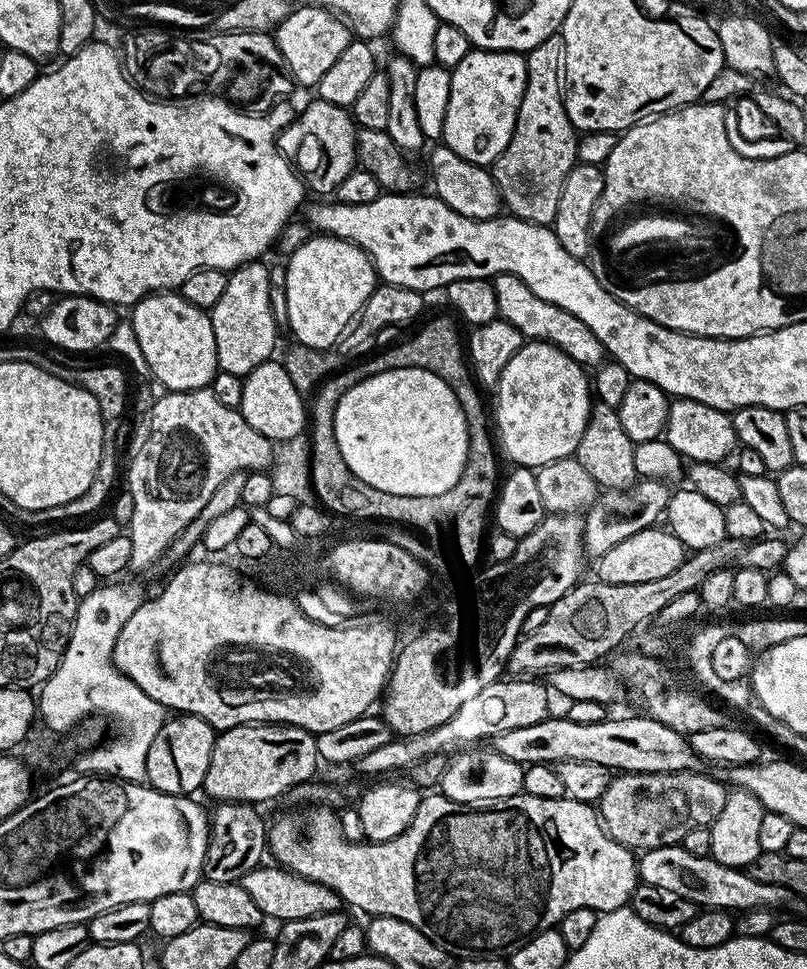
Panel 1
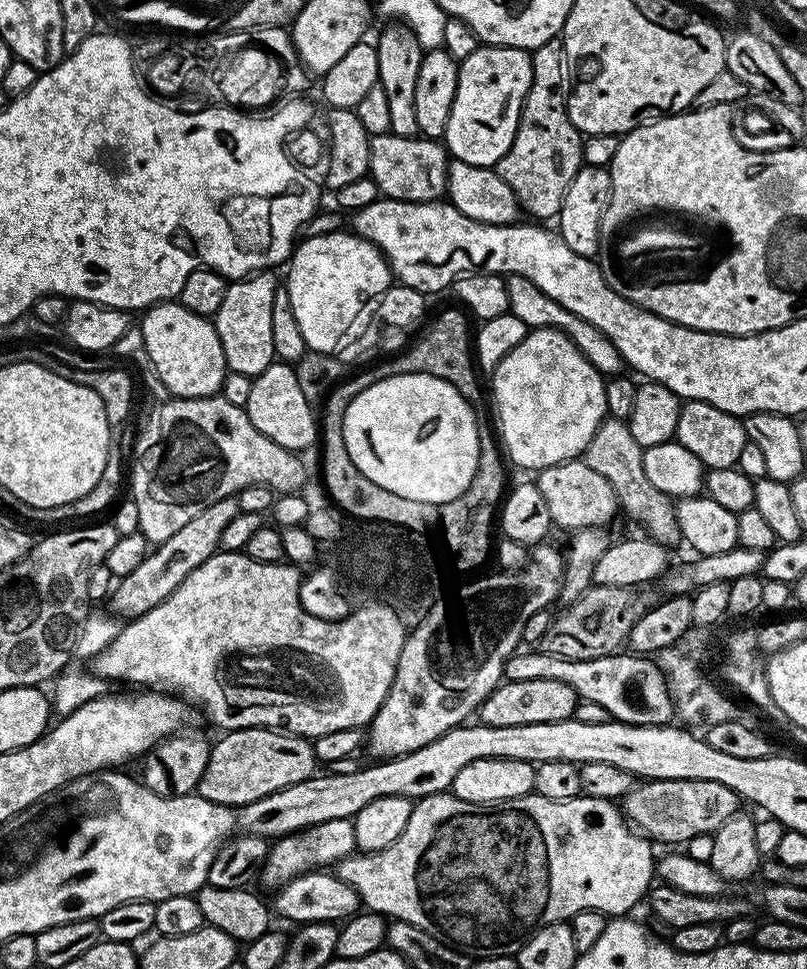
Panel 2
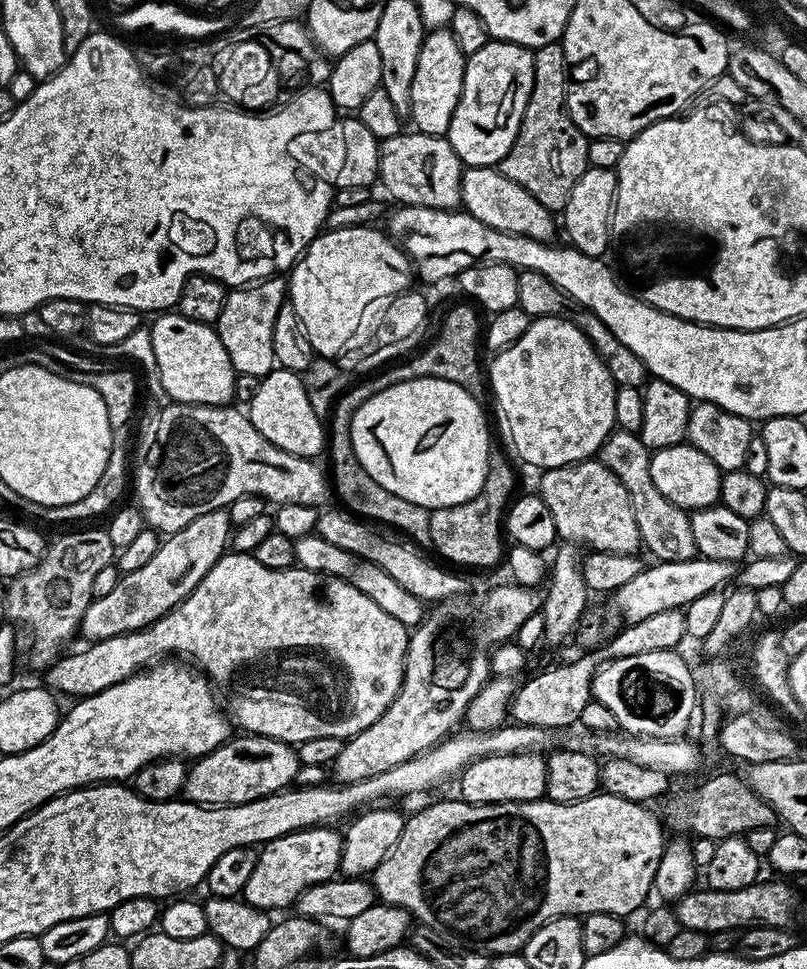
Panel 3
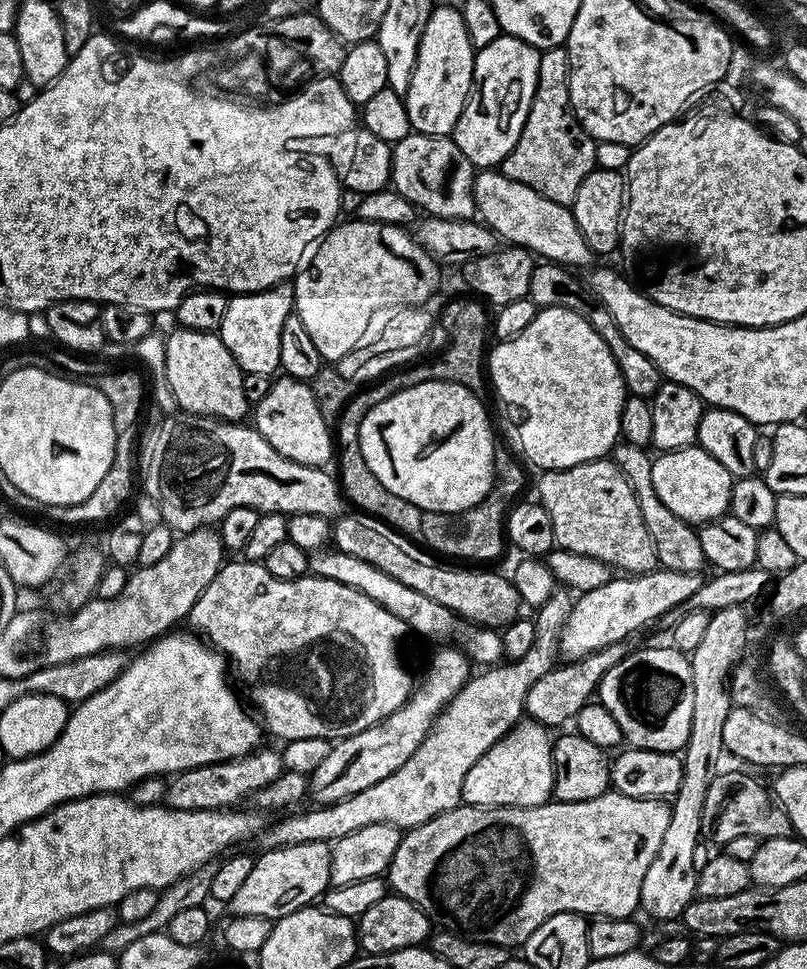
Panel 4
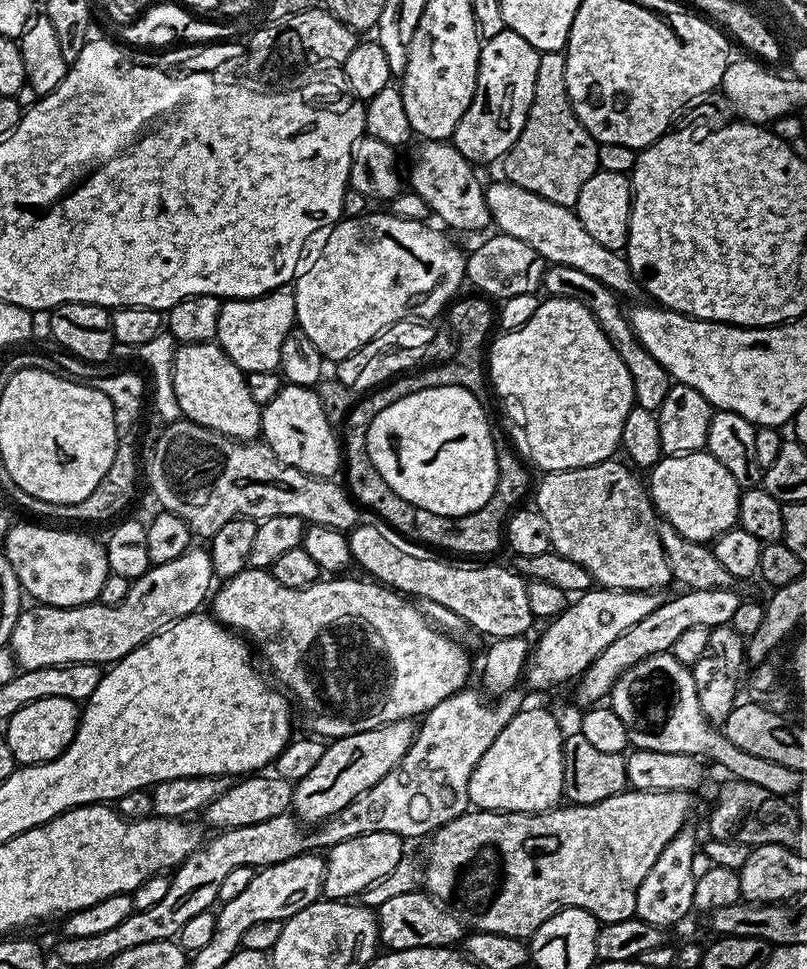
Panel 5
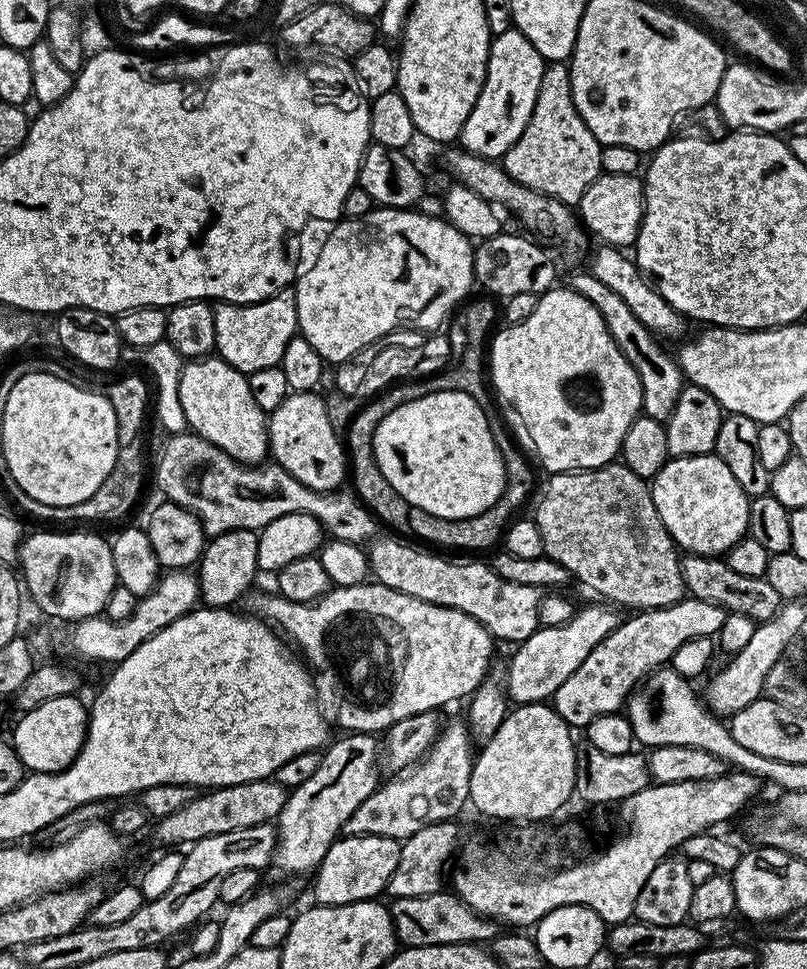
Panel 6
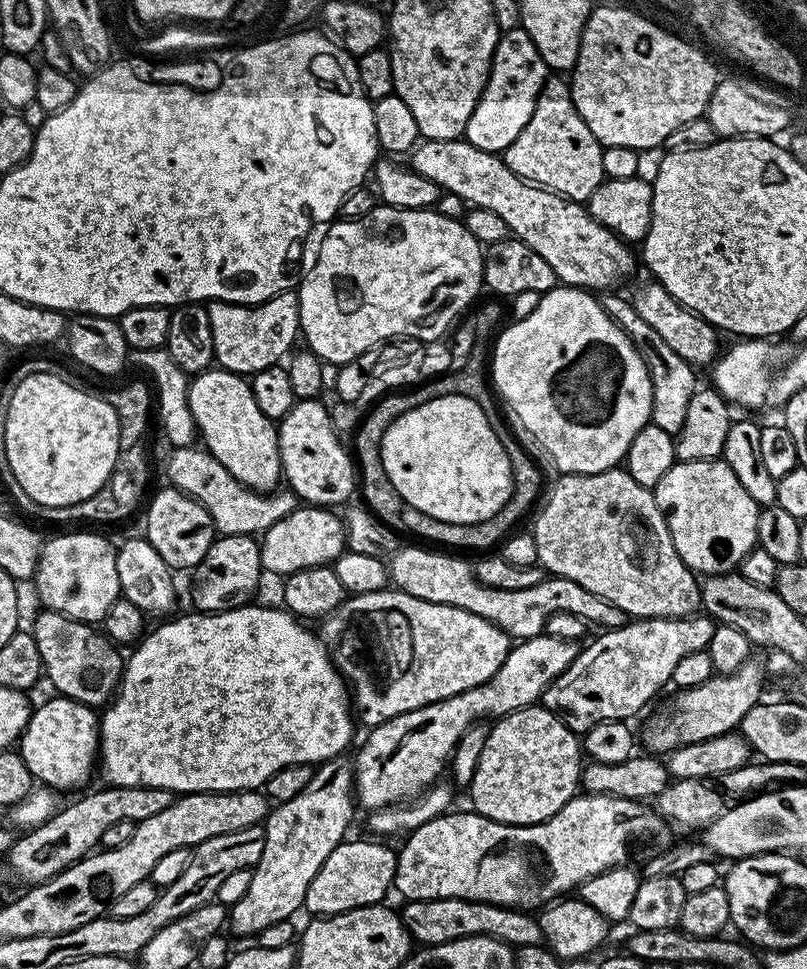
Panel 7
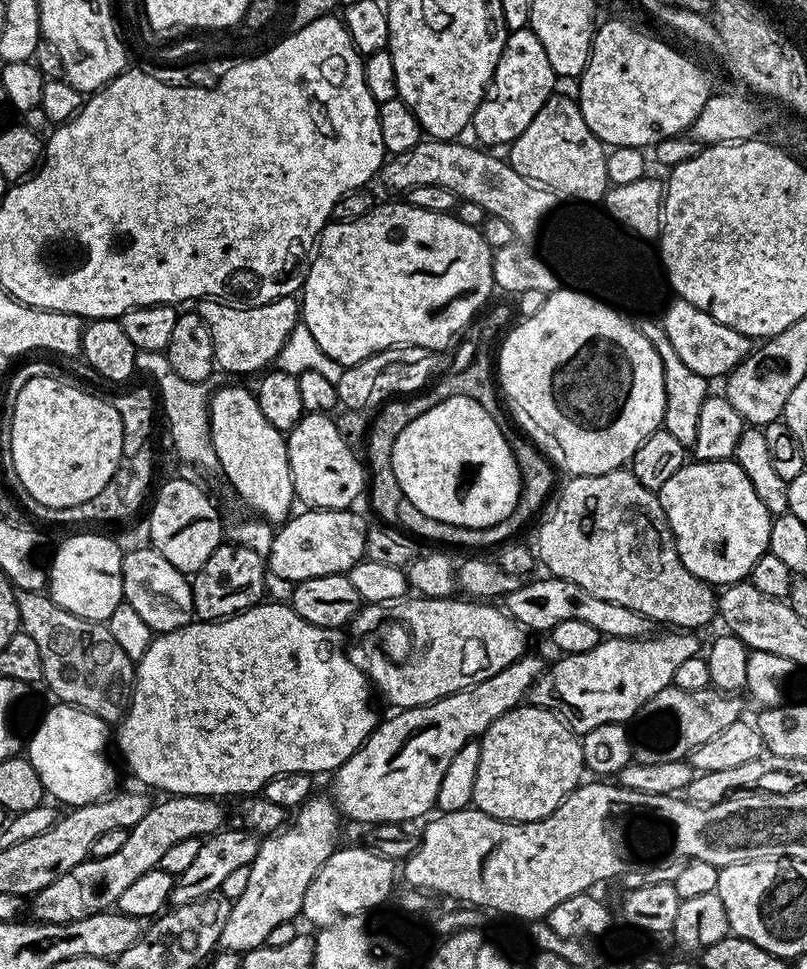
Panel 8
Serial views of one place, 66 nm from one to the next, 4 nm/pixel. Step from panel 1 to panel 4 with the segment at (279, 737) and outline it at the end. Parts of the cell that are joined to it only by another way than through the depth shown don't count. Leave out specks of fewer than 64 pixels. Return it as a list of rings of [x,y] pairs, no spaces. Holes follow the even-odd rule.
[[[260,748],[257,752],[245,751],[243,756],[232,760],[220,760],[217,764],[207,764],[177,772],[167,781],[163,803],[174,810],[228,810],[246,796],[251,797],[259,788],[265,788],[274,778],[285,771],[284,762],[279,751],[271,752]]]

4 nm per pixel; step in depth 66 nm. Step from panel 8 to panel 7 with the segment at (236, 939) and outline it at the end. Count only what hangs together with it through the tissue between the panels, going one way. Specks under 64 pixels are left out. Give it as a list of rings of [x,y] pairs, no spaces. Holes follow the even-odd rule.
[[[347,755],[335,756],[333,760],[326,760],[313,771],[306,790],[295,798],[290,798],[284,804],[276,804],[268,813],[266,827],[266,850],[262,850],[262,858],[251,869],[249,889],[246,890],[237,904],[230,908],[230,928],[240,936],[255,937],[266,926],[274,922],[292,920],[295,912],[304,907],[306,890],[310,890],[310,882],[314,882],[314,874],[322,870],[322,862],[330,858],[330,854],[339,844],[344,843],[349,835],[348,823],[352,820],[352,804],[354,808],[354,764]]]

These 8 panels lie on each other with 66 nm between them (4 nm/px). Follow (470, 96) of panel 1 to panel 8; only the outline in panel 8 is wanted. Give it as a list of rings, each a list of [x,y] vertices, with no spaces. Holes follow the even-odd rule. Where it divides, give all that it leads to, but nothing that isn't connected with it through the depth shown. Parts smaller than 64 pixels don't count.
[[[531,27],[509,32],[485,98],[472,115],[471,135],[476,135],[481,140],[477,141],[484,146],[511,144],[526,126],[530,126],[530,122],[534,122],[534,114],[538,114],[553,96],[555,88],[552,87],[556,83],[556,71],[550,66],[550,58],[546,58],[542,42],[538,42],[538,34],[534,34]]]

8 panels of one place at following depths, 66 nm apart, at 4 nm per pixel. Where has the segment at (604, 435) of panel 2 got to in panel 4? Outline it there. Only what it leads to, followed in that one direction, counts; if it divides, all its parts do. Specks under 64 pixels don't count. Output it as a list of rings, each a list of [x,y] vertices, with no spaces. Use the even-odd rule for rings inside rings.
[[[620,442],[612,451],[612,460],[622,470],[638,498],[643,521],[646,522],[651,541],[654,542],[657,563],[661,567],[669,568],[675,572],[703,573],[704,568],[706,568],[706,561],[700,545],[700,533],[693,525],[686,523],[682,518],[678,518],[678,514],[667,509],[662,500],[658,498],[652,484],[653,459],[648,454],[643,448]]]

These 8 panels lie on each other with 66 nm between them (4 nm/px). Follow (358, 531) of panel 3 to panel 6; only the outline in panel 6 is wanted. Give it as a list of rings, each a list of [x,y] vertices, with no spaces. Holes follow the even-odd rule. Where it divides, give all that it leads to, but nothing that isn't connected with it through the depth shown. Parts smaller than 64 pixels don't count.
[[[392,534],[387,535],[373,539],[366,548],[368,567],[375,583],[384,584],[390,590],[410,594],[414,598],[443,608],[458,610],[474,618],[497,641],[519,642],[530,638],[530,634],[534,634],[536,629],[541,627],[538,618],[542,599],[541,589],[498,578],[491,563],[451,564],[444,556],[435,556],[432,552],[419,552],[415,548],[415,543],[403,544],[400,541],[403,539]]]

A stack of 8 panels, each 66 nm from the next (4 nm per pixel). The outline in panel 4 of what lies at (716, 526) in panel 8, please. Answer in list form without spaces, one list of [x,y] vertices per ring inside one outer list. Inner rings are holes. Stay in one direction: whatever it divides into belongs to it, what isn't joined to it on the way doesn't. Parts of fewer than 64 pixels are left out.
[[[693,446],[661,453],[653,459],[652,466],[652,484],[658,498],[686,523],[703,526],[711,520],[719,520],[729,511],[734,478],[726,466],[722,466],[718,458],[710,458],[706,450]]]

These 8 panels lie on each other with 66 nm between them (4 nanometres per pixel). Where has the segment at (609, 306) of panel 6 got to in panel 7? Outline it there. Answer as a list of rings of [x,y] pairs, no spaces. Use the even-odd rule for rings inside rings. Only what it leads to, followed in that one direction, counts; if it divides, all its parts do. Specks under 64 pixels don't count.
[[[608,294],[603,297],[602,303],[606,314],[618,325],[624,333],[632,340],[633,346],[638,350],[638,354],[644,359],[644,365],[648,367],[648,373],[652,379],[652,418],[651,423],[662,426],[662,430],[673,434],[679,432],[682,422],[686,422],[686,406],[690,406],[690,398],[695,394],[698,387],[696,381],[697,369],[691,364],[687,364],[682,358],[675,354],[670,346],[666,346],[666,342],[647,322],[643,321],[638,315],[638,310],[634,310],[631,299],[627,295],[612,296],[616,294]]]

